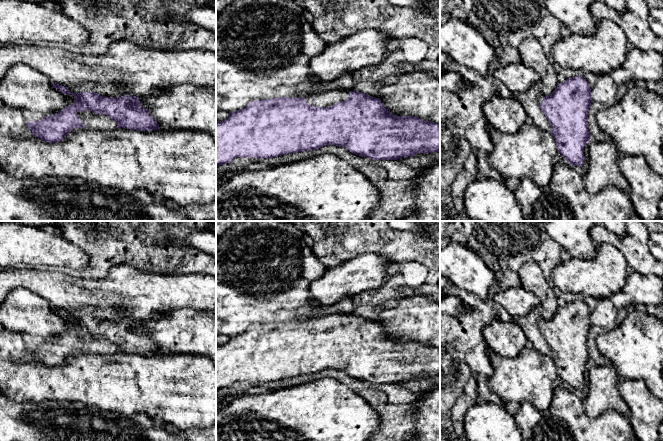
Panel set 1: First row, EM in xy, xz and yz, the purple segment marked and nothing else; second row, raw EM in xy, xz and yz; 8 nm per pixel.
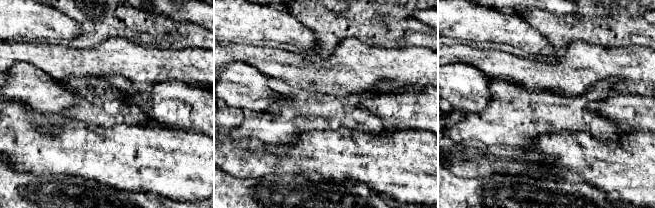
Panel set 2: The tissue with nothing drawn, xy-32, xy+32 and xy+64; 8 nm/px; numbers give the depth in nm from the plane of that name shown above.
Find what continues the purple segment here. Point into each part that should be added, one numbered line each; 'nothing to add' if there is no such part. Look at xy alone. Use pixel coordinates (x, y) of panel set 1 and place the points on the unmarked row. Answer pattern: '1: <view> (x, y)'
1: xy (101, 346)

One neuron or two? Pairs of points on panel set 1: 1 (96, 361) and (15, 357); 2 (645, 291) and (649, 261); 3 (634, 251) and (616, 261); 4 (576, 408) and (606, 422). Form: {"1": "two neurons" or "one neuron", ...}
{"1": "one neuron", "2": "two neurons", "3": "two neurons", "4": "one neuron"}

